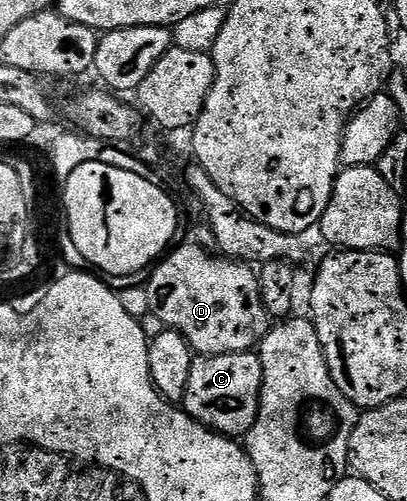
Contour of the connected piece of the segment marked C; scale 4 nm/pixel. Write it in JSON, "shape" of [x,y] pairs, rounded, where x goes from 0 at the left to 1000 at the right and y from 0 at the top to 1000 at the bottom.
{"shape":[[[602,699],[568,707],[501,707],[479,713],[472,743],[462,743],[462,774],[455,790],[447,792],[445,808],[459,826],[469,826],[482,840],[501,846],[511,856],[553,866],[558,874],[585,878],[612,866],[619,846],[629,846],[629,830],[639,822],[646,758],[649,735],[641,705]]]}

